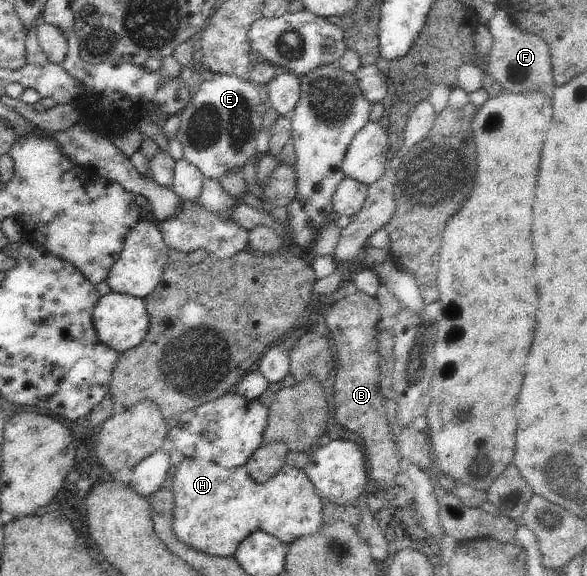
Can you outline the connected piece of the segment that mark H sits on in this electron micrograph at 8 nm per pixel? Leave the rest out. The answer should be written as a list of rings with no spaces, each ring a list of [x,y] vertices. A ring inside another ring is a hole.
[[[184,458],[169,483],[174,494],[172,529],[186,546],[211,556],[234,557],[242,540],[260,529],[262,485],[252,480],[245,466],[227,469],[202,458]]]

